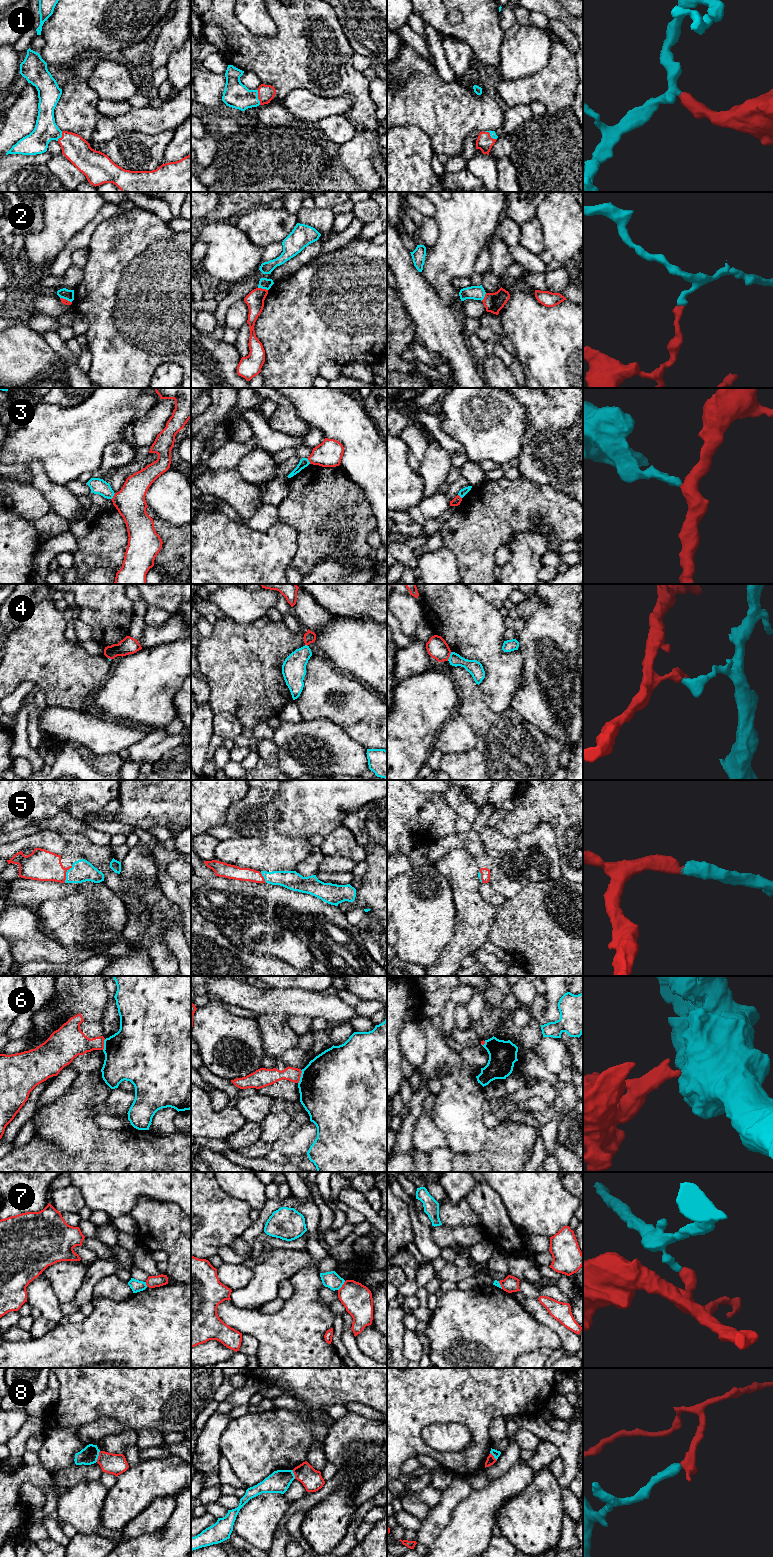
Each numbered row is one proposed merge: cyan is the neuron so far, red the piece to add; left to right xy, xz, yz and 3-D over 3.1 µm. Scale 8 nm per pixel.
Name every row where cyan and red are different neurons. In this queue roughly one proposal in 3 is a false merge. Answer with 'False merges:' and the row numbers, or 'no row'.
False merges: 2, 3, 4, 6, 7, 8

